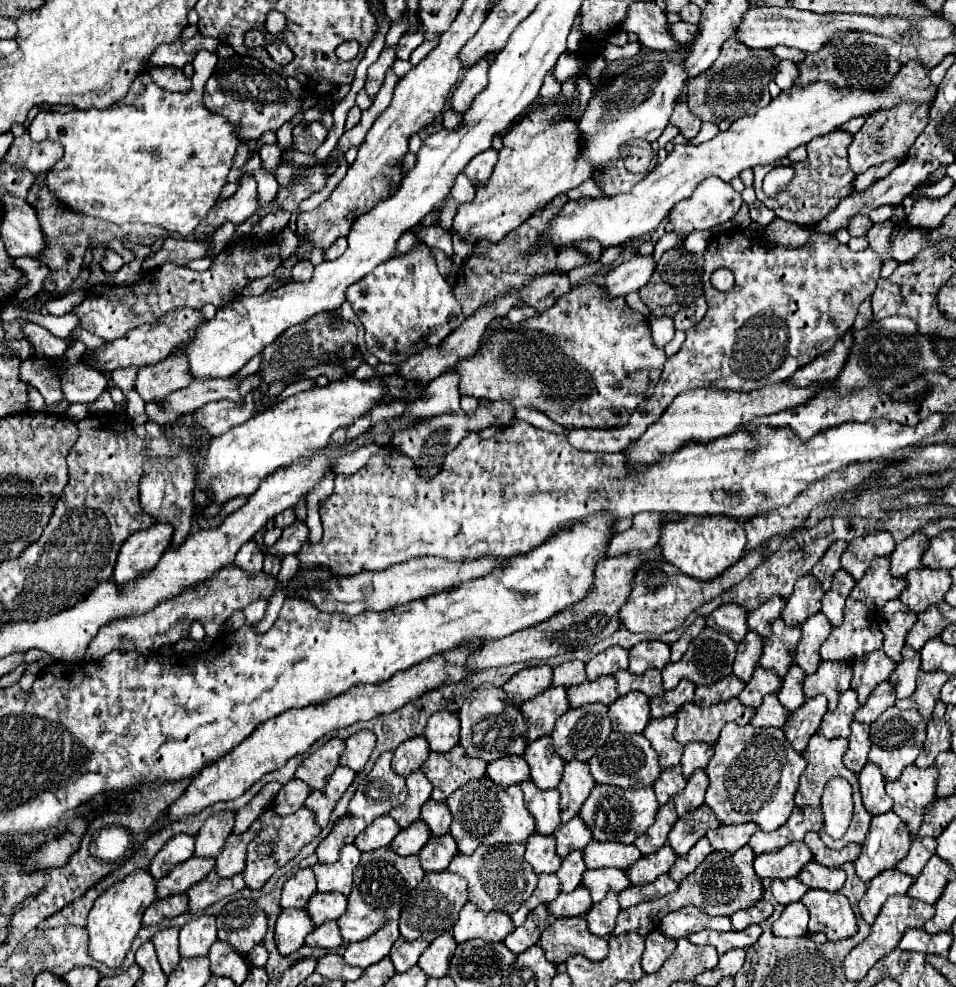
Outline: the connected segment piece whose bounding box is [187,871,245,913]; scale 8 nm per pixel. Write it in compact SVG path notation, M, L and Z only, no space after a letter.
M211 871L203 881L195 883L193 887L187 889L189 895L189 911L191 913L201 913L209 905L217 903L219 899L225 899L237 891L245 889L243 875L235 875L231 879L219 877L215 871Z

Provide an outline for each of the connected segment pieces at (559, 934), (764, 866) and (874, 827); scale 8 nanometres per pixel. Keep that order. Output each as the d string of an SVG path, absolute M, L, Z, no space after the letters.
M585 917L557 919L545 929L539 945L557 965L563 965L569 955L583 955L591 961L601 961L609 951L607 939L589 933Z
M791 843L775 853L763 853L755 859L755 873L761 879L789 879L813 859L811 849L805 843Z
M887 811L871 819L869 833L861 847L861 855L855 861L855 871L861 881L869 883L875 875L895 867L911 847L911 831L899 815Z

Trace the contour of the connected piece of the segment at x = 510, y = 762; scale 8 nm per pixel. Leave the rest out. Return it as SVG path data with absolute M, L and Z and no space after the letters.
M507 755L507 757L501 757L487 765L487 777L491 781L495 781L495 785L509 787L509 785L527 781L531 777L531 771L523 757Z

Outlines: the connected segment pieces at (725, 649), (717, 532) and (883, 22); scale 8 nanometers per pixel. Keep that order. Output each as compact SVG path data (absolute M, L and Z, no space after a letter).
M705 629L697 639L691 641L687 653L683 655L681 661L677 663L669 663L661 675L663 675L663 685L665 689L675 689L675 685L679 685L681 679L689 679L693 681L695 685L713 685L715 681L731 675L733 671L733 659L735 659L735 651L737 651L737 645L735 641L731 641L731 637L719 633L719 631L713 631L713 629Z
M689 515L685 521L671 521L663 525L659 541L663 557L679 571L697 581L711 581L713 577L719 577L727 567L735 565L743 557L745 543L747 539L743 525L723 515L713 515L713 517Z
M751 7L743 15L743 21L739 23L739 29L735 29L735 41L751 47L751 49L769 49L775 45L795 47L805 53L817 53L823 49L823 45L831 43L835 35L845 35L849 31L861 31L861 33L873 33L881 37L901 37L907 33L909 21L895 21L895 17L867 17L867 15L849 15L849 13L811 13L811 11L799 11L799 9L783 9L783 7Z

